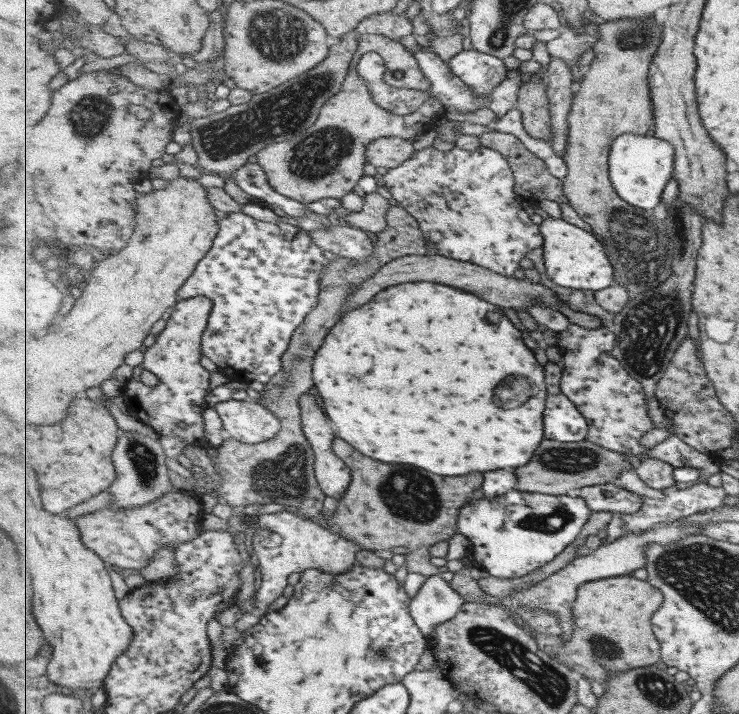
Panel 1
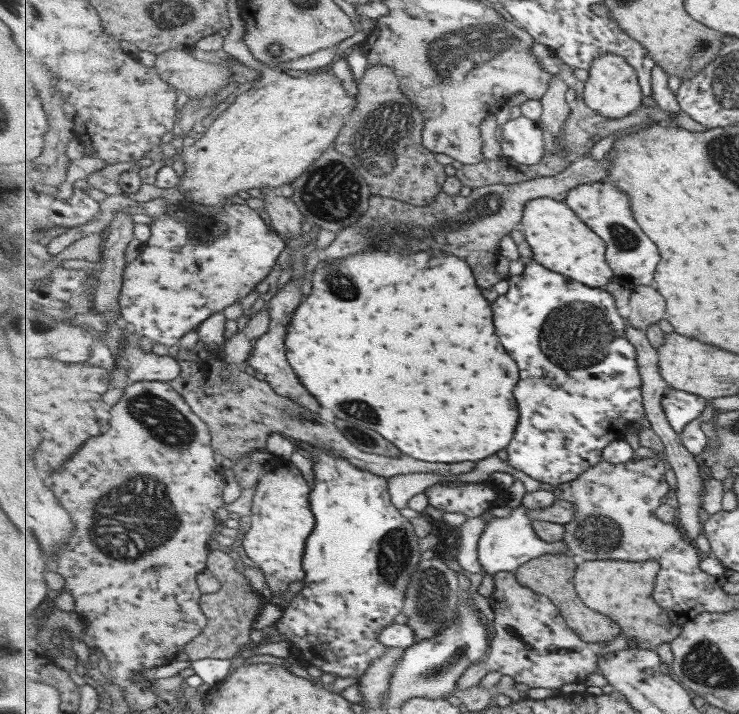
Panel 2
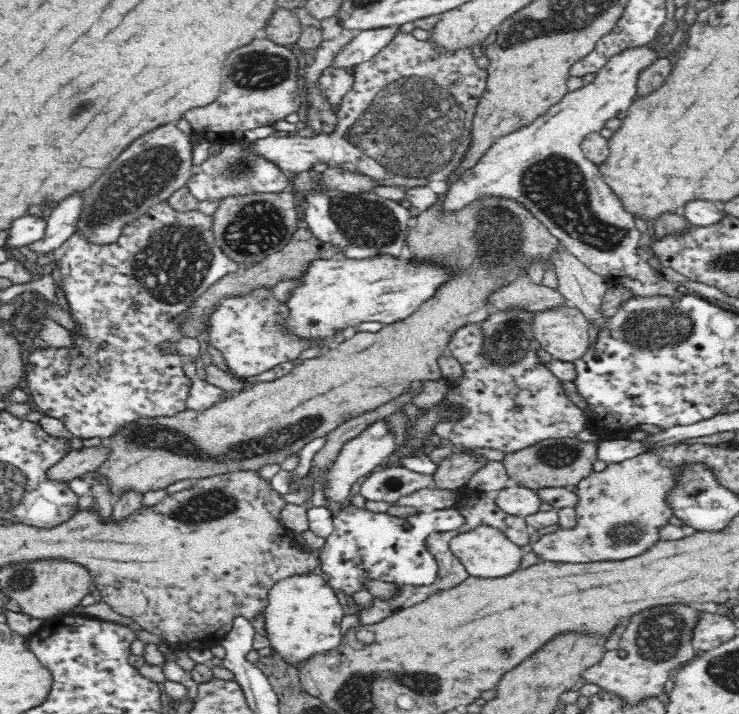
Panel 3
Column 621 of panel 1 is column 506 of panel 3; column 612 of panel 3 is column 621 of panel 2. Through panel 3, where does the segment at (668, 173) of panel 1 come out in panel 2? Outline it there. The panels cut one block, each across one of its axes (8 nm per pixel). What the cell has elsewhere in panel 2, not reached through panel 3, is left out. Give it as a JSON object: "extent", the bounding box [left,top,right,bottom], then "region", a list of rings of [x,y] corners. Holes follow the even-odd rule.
{"extent":[564,53,661,292],"region":[[[607,53],[596,58],[593,66],[588,70],[589,76],[585,81],[583,100],[598,113],[608,119],[622,119],[637,112],[646,103],[644,92],[634,66],[618,54]],[[611,180],[589,182],[571,189],[564,203],[605,240],[607,263],[613,268],[616,280],[627,284],[631,292],[638,286],[655,286],[655,268],[661,260],[659,248],[633,218],[631,195],[627,195],[622,187]]]}

